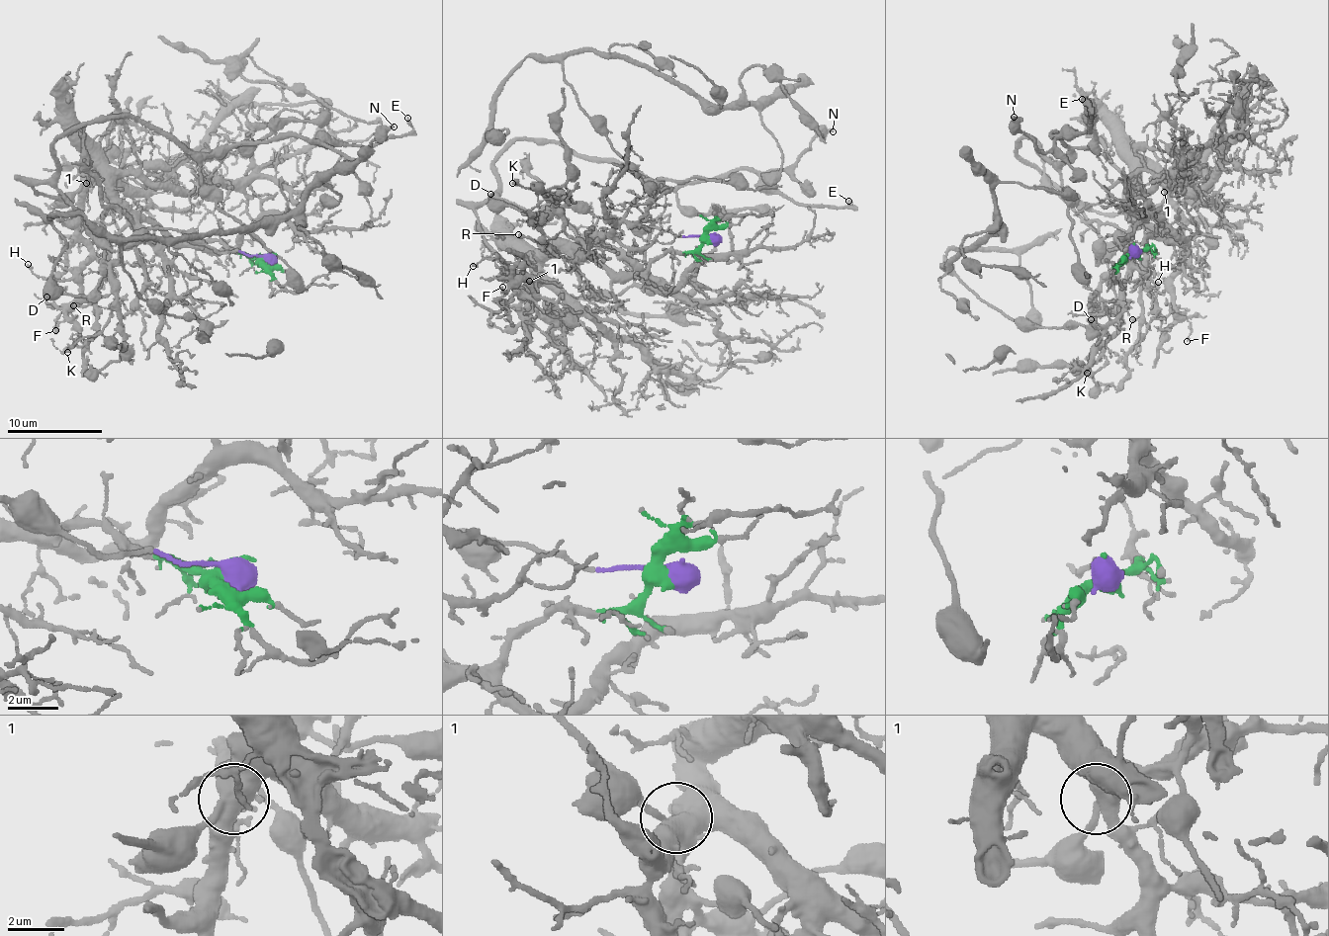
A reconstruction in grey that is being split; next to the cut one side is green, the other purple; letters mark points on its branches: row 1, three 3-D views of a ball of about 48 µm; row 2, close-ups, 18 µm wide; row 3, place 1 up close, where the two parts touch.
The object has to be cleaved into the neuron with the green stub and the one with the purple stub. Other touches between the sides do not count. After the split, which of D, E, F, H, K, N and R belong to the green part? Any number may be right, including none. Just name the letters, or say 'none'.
F, H, K, R

